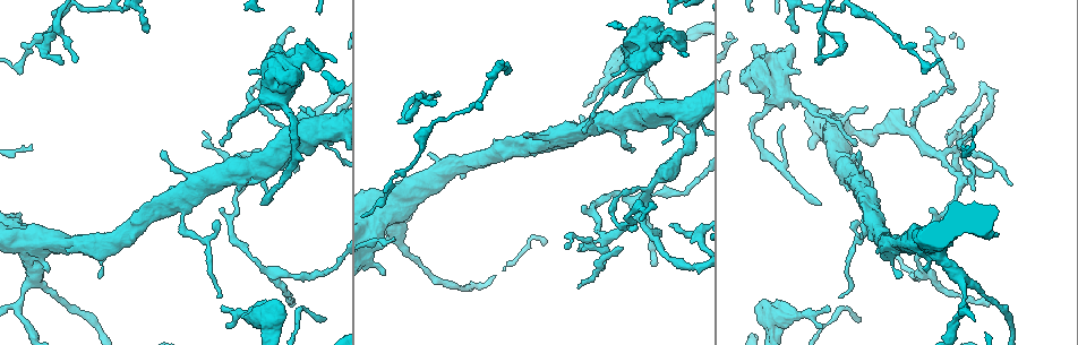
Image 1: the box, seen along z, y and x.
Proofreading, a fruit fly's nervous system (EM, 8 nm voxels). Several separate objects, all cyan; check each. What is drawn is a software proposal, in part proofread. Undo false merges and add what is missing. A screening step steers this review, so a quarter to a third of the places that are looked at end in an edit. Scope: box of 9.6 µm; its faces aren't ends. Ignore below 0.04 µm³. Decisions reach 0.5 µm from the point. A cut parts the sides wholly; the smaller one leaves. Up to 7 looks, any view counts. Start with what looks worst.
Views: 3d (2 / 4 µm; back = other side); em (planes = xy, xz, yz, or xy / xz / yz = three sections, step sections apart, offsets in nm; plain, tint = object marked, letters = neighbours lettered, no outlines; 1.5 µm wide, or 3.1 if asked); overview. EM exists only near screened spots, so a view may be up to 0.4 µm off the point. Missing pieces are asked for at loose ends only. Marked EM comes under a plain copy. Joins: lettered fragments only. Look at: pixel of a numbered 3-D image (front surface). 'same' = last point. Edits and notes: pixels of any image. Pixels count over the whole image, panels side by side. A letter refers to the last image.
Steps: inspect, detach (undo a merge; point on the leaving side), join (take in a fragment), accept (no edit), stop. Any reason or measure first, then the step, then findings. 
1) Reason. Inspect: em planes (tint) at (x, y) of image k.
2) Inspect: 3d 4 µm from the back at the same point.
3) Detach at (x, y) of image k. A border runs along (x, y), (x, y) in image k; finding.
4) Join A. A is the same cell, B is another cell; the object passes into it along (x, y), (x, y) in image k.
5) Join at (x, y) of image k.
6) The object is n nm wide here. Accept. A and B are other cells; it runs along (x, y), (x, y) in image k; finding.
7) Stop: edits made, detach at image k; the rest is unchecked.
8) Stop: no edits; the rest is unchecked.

Branch stops here. Inspect: em yz step 8 (letters) at (757, 315) of image 1.

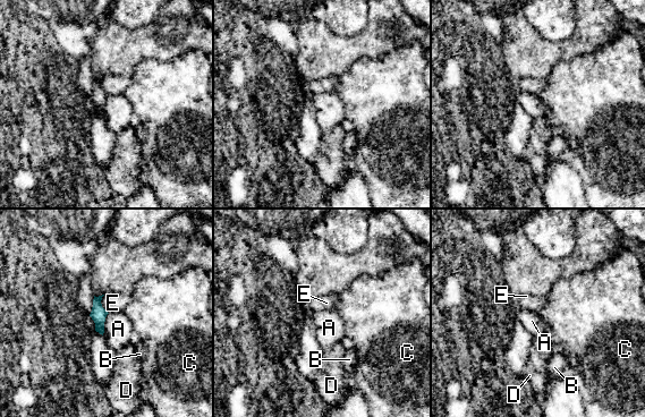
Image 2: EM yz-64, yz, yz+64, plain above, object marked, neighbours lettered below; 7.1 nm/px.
Inspect: em planes (letters) at the same point.

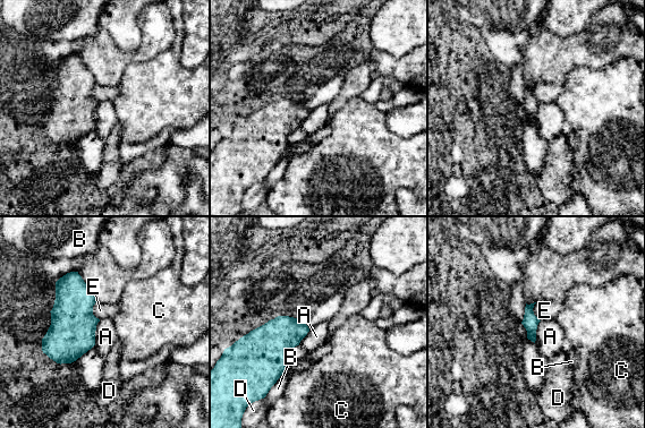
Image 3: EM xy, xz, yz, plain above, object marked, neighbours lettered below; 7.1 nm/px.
Accept. A, B, C, D and E are other cells; no lettered fragment goes on from it.

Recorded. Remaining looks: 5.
Thick end. Inspect: em planes (letters) at (796, 105) of image 1.

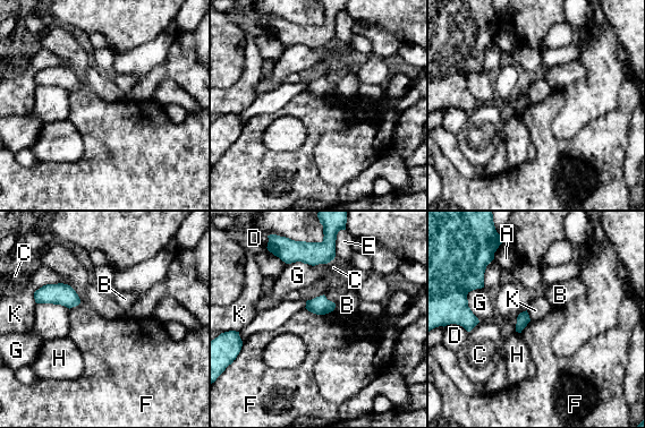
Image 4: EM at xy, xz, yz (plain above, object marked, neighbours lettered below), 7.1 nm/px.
Accept. A, B, C, D, E, F, G, H and K are other cells; a border runs along (62, 283), (77, 294), (77, 306) in image 4; no lettered fragment goes on from it.

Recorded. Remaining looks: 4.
Branch stops here. Inspect: 3d 4 µm at (868, 108) of image 1.

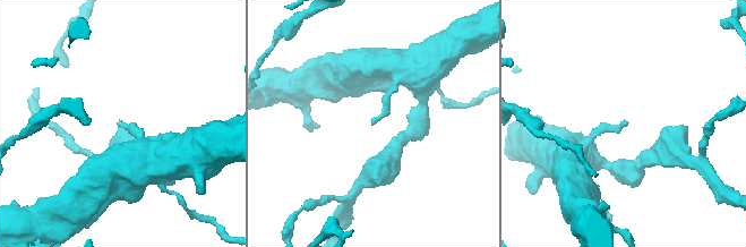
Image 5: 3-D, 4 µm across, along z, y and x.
Now the EM. Inspect: em yz step 4 (letters) at (118, 123) of image 5.

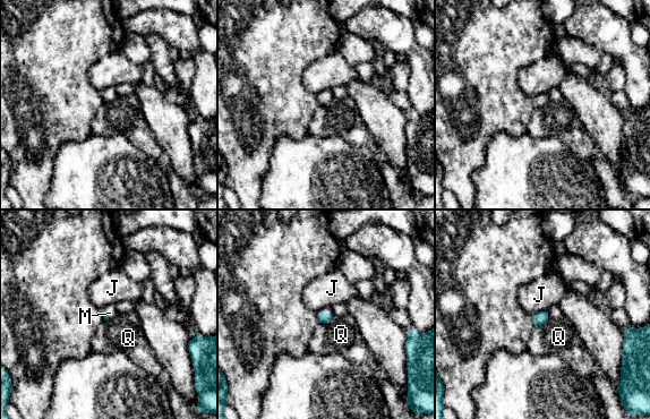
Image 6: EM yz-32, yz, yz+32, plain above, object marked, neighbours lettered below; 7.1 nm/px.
Inspect: em xz step 4 (letters) at the same point.

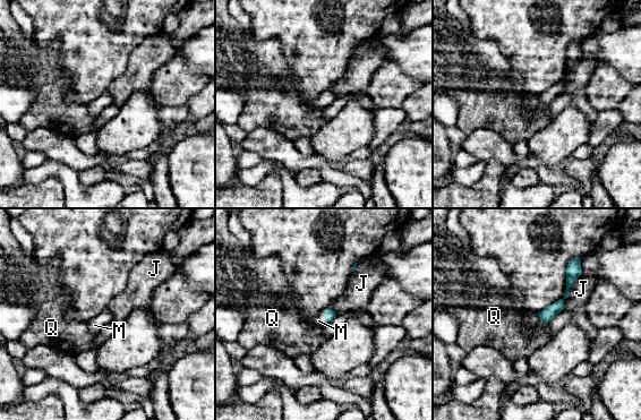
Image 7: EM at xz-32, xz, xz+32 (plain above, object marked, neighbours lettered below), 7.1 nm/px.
The longest contact is with J, 300 nm. Join M. M is the same cell, J and Q are other cells; it goes on there.

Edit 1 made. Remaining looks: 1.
Stop: edits made, join at image 7; the rest is unchecked.

